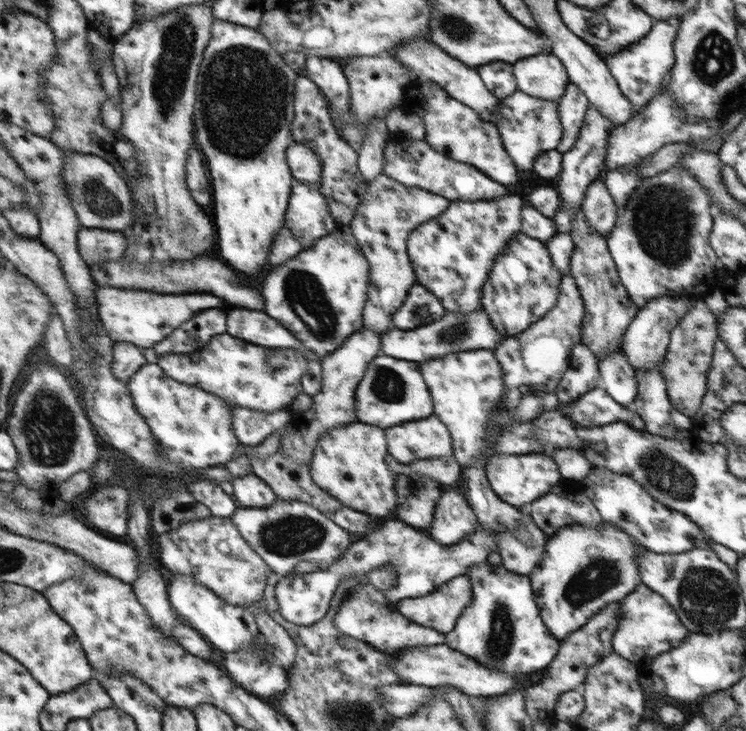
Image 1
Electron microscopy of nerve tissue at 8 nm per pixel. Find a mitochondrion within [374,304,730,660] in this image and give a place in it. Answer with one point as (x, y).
(667, 475)

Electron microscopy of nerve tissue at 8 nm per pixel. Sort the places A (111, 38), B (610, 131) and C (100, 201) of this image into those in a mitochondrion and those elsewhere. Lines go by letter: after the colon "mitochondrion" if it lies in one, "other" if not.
A: other
B: other
C: mitochondrion

